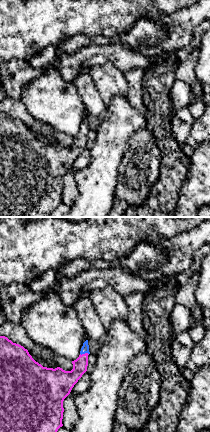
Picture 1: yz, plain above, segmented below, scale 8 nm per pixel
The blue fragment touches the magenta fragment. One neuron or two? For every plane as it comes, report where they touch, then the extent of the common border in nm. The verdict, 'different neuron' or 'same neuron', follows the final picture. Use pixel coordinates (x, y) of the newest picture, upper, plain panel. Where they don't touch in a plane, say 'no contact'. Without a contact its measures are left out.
contact (84, 129); length 70 nm

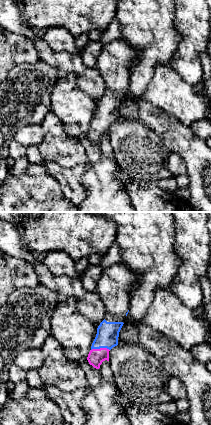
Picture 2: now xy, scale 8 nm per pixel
contact (100, 123); length 150 nm

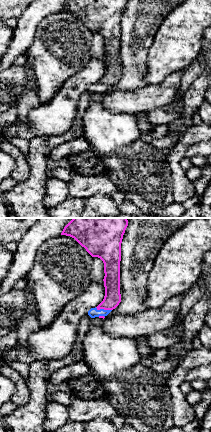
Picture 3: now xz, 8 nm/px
contact (103, 85); length 140 nm

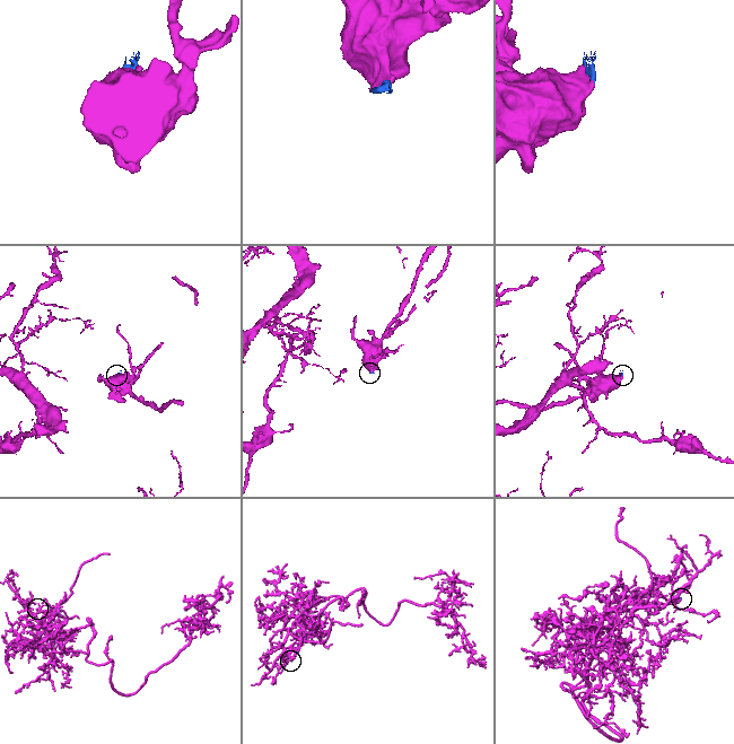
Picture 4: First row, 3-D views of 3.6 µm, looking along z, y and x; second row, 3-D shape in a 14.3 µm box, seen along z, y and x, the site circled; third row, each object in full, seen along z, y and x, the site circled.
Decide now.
same neuron

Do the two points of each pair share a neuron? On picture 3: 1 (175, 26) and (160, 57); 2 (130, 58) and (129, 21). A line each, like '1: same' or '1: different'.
1: same
2: same

